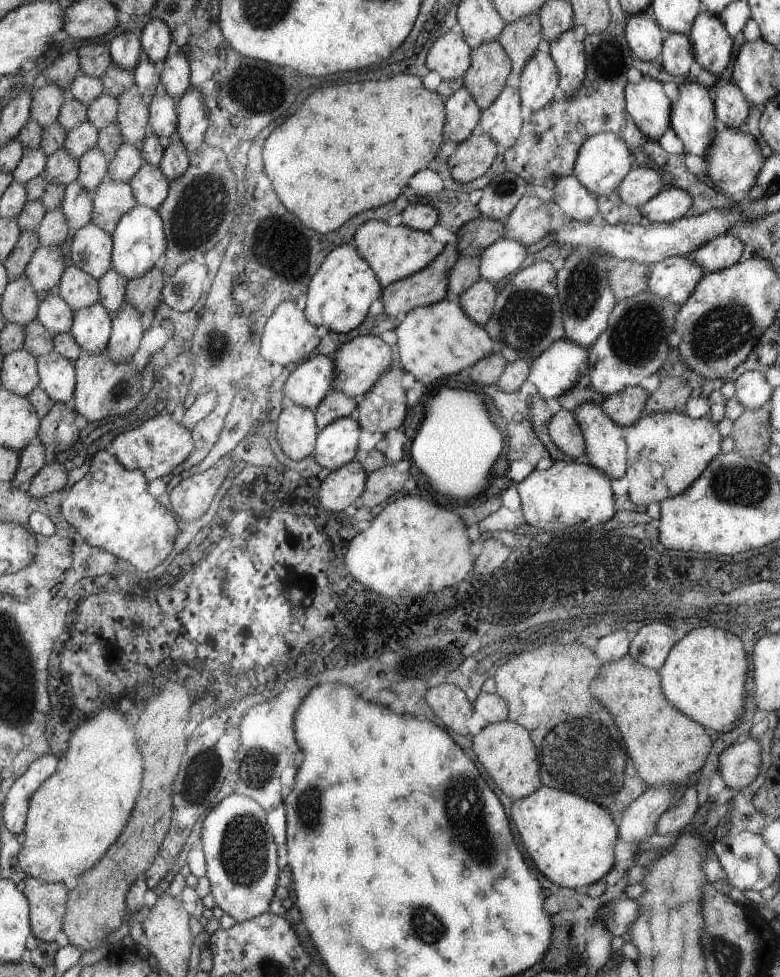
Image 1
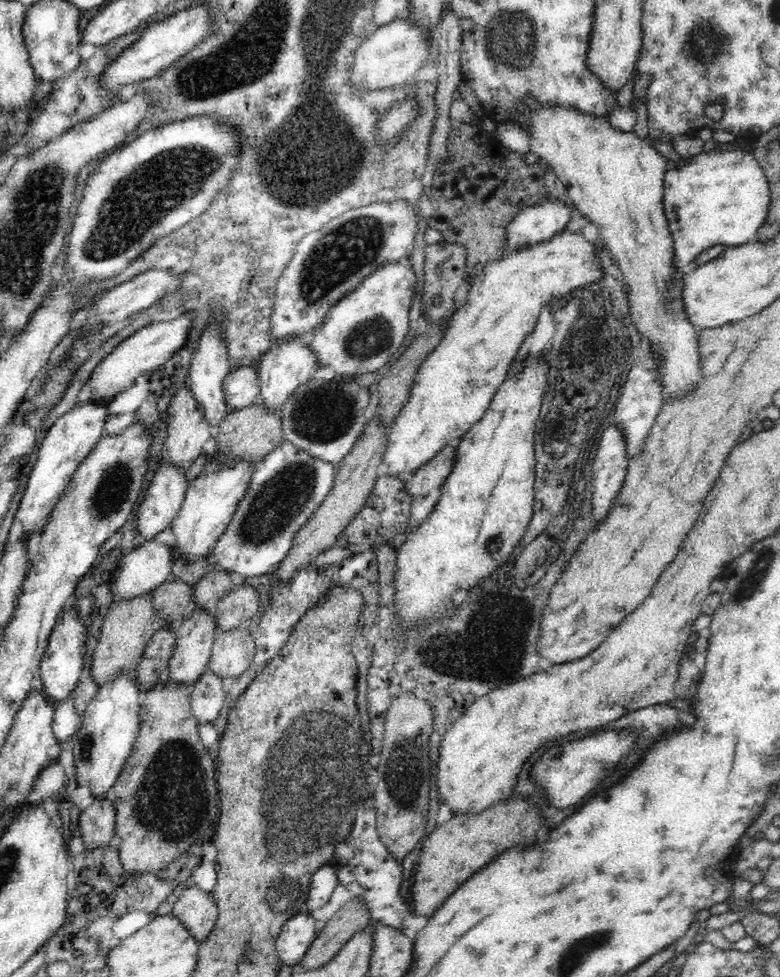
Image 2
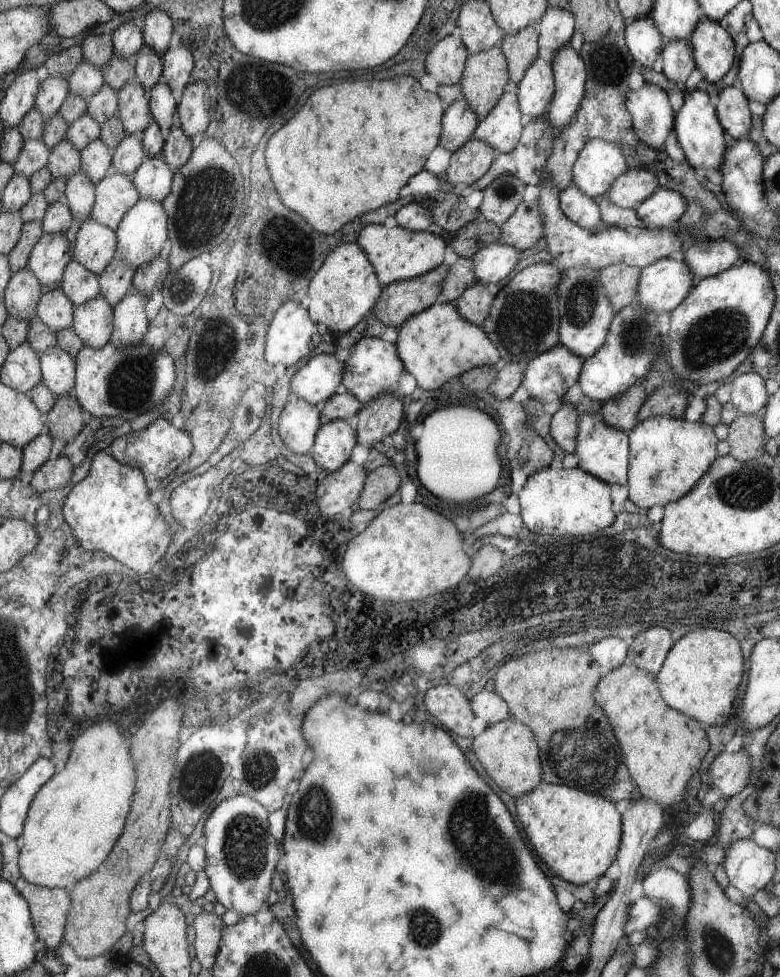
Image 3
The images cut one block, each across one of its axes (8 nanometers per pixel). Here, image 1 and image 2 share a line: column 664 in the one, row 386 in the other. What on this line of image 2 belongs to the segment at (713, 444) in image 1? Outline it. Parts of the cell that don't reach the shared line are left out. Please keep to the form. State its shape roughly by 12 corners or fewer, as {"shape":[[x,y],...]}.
{"shape":[[574,232],[487,262],[388,426],[407,479],[497,396],[546,302],[600,278]]}

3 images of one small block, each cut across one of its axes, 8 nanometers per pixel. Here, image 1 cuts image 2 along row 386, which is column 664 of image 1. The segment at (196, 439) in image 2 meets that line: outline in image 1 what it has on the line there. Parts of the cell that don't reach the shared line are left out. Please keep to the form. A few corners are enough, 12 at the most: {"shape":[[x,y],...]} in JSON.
{"shape":[[639,165],[618,186],[640,208],[665,188],[656,169]]}

